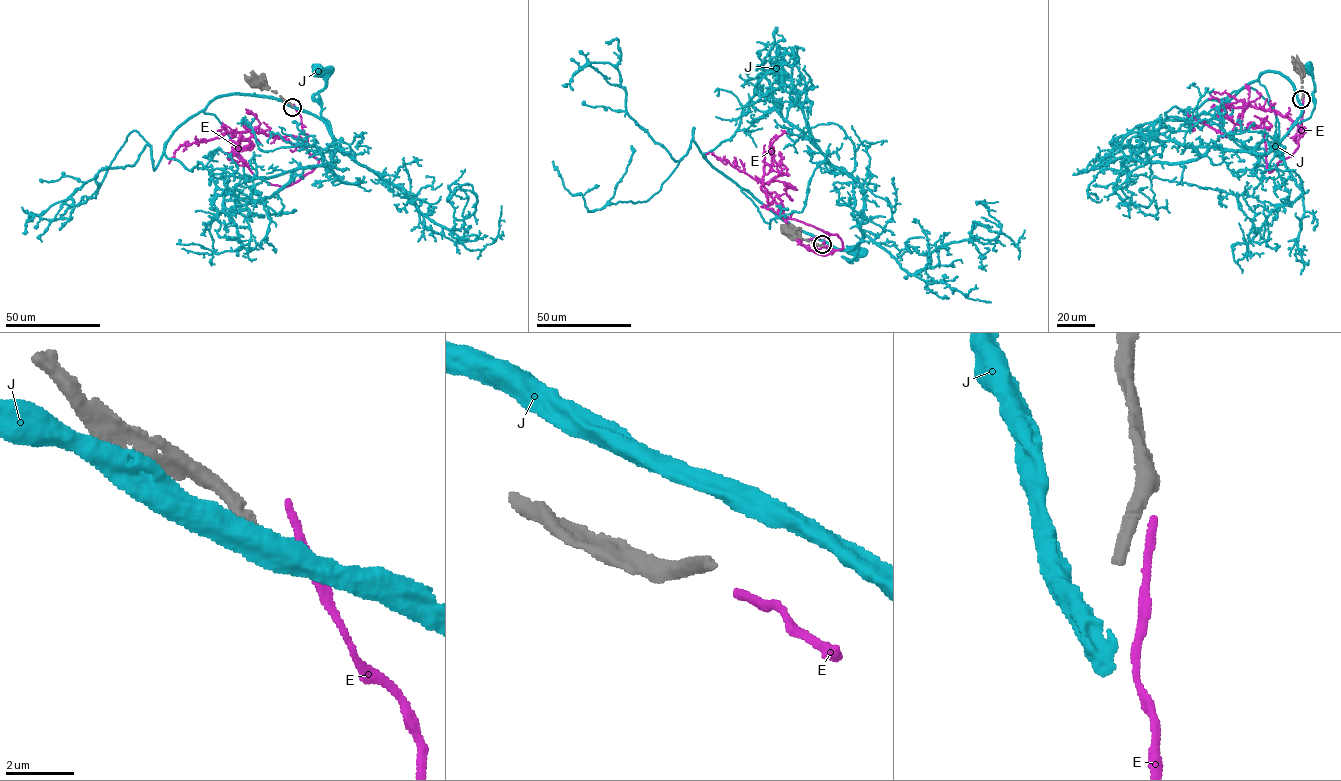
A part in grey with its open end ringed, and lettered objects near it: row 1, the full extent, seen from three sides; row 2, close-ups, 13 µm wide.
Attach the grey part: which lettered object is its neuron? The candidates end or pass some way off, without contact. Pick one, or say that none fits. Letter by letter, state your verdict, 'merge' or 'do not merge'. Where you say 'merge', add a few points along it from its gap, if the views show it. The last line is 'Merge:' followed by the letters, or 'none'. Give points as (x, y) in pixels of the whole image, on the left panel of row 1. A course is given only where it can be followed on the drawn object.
E: do not merge
J: do not merge
Merge: none

